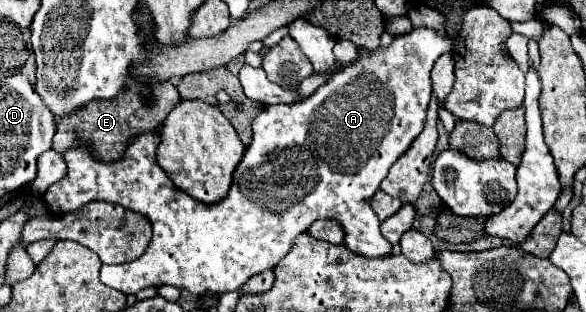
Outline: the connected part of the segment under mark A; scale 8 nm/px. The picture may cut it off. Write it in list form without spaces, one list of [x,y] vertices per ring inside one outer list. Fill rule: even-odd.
[[[415,28],[409,34],[395,36],[389,46],[361,50],[361,62],[353,62],[353,66],[345,66],[345,70],[339,66],[335,74],[329,74],[329,82],[321,84],[309,98],[303,98],[293,106],[267,106],[253,120],[253,142],[245,148],[245,154],[233,172],[227,196],[215,204],[191,198],[161,172],[161,166],[155,160],[161,142],[157,130],[129,138],[127,148],[117,162],[99,162],[87,142],[77,138],[77,146],[63,152],[67,174],[57,184],[49,186],[41,200],[55,216],[81,210],[81,206],[87,206],[93,200],[103,200],[149,218],[153,238],[145,254],[129,264],[101,266],[101,282],[123,294],[137,294],[141,288],[161,284],[171,284],[179,290],[189,290],[191,294],[239,290],[251,276],[273,270],[287,256],[291,242],[315,220],[323,218],[333,218],[343,224],[345,246],[349,246],[349,250],[369,258],[387,256],[391,254],[391,244],[383,238],[381,222],[365,198],[371,198],[379,190],[389,168],[421,134],[431,100],[431,68],[435,60],[447,52],[453,52],[451,36],[443,36],[429,28]]]

